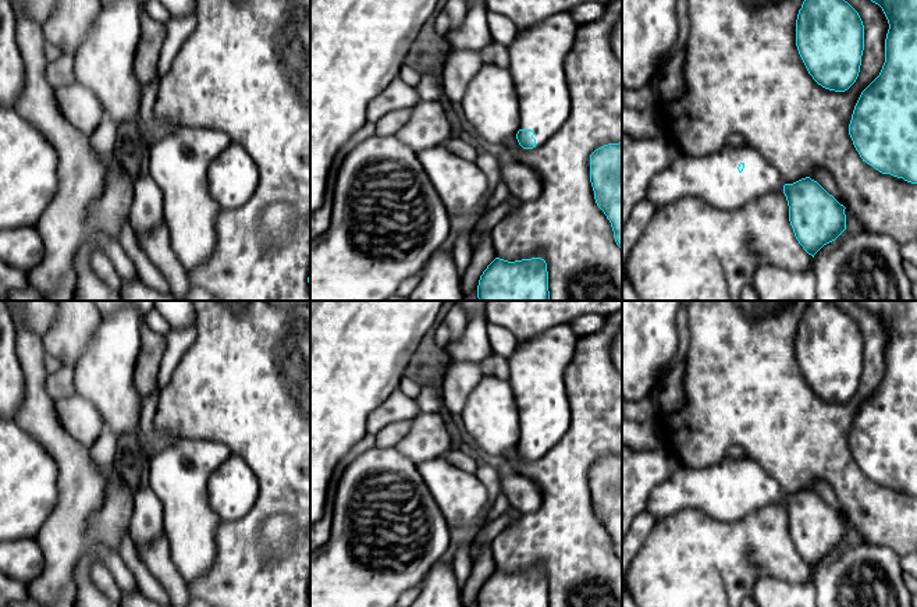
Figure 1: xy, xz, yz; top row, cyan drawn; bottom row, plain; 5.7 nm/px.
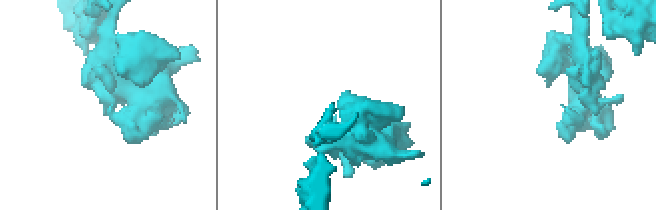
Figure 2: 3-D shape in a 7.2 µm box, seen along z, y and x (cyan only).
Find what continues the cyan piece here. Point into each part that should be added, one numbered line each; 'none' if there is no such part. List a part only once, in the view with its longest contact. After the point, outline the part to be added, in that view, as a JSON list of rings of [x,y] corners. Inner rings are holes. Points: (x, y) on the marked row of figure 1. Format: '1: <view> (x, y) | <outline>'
1: xz (537, 56) | [[[568,13],[555,14],[519,32],[509,49],[509,71],[520,102],[519,129],[534,132],[536,146],[544,143],[569,117],[571,95],[565,79],[565,57],[579,24]]]

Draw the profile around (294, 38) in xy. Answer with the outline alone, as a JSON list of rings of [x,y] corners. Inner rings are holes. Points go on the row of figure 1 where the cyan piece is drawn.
[[[196,0],[196,28],[184,40],[173,60],[170,71],[159,79],[154,102],[157,124],[145,132],[152,142],[164,138],[181,127],[200,127],[224,132],[231,143],[241,145],[259,166],[259,184],[253,195],[238,207],[223,209],[216,220],[217,244],[210,259],[188,273],[193,288],[205,288],[213,301],[310,301],[308,283],[310,269],[310,0]],[[273,203],[287,203],[295,212],[291,235],[269,244],[262,234],[260,217],[263,210]]]

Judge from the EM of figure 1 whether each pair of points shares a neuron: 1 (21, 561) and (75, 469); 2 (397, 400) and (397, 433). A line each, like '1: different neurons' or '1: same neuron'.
1: different neurons
2: different neurons

